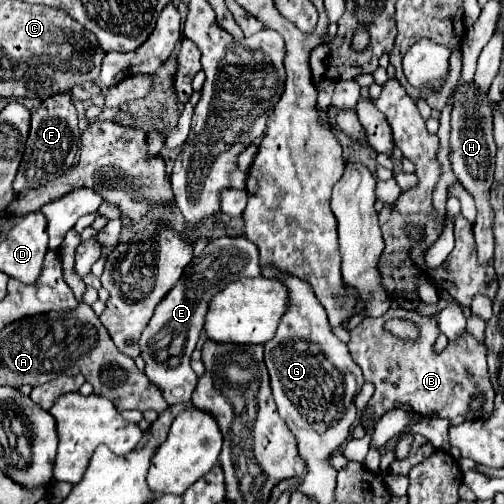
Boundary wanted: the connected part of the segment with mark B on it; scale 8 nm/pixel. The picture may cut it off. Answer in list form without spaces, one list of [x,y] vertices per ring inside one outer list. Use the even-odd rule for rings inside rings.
[[[393,308],[381,318],[365,318],[349,334],[351,340],[347,346],[353,360],[361,366],[365,380],[375,384],[375,394],[367,404],[363,426],[367,426],[369,418],[377,422],[387,410],[393,410],[397,404],[411,404],[415,412],[429,418],[467,416],[469,420],[477,420],[493,412],[495,392],[487,372],[487,348],[484,343],[478,343],[466,329],[458,343],[448,344],[442,352],[435,352],[433,344],[441,334],[437,322],[431,322],[431,318],[423,318],[415,310]],[[395,316],[413,320],[421,328],[421,338],[415,342],[401,342],[393,336],[385,336],[383,324]],[[475,394],[485,396],[485,404],[479,412],[471,412],[471,400]]]

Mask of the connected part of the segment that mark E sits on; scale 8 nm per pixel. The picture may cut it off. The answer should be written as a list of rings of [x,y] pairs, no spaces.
[[[223,236],[207,244],[197,258],[185,268],[177,286],[165,296],[165,300],[155,308],[155,314],[139,338],[141,356],[145,360],[145,374],[153,384],[163,390],[169,404],[191,400],[193,388],[197,386],[197,374],[191,368],[191,354],[199,340],[205,324],[205,312],[209,310],[209,300],[221,292],[229,282],[237,282],[241,276],[255,278],[261,274],[257,260],[257,246],[247,238]]]

